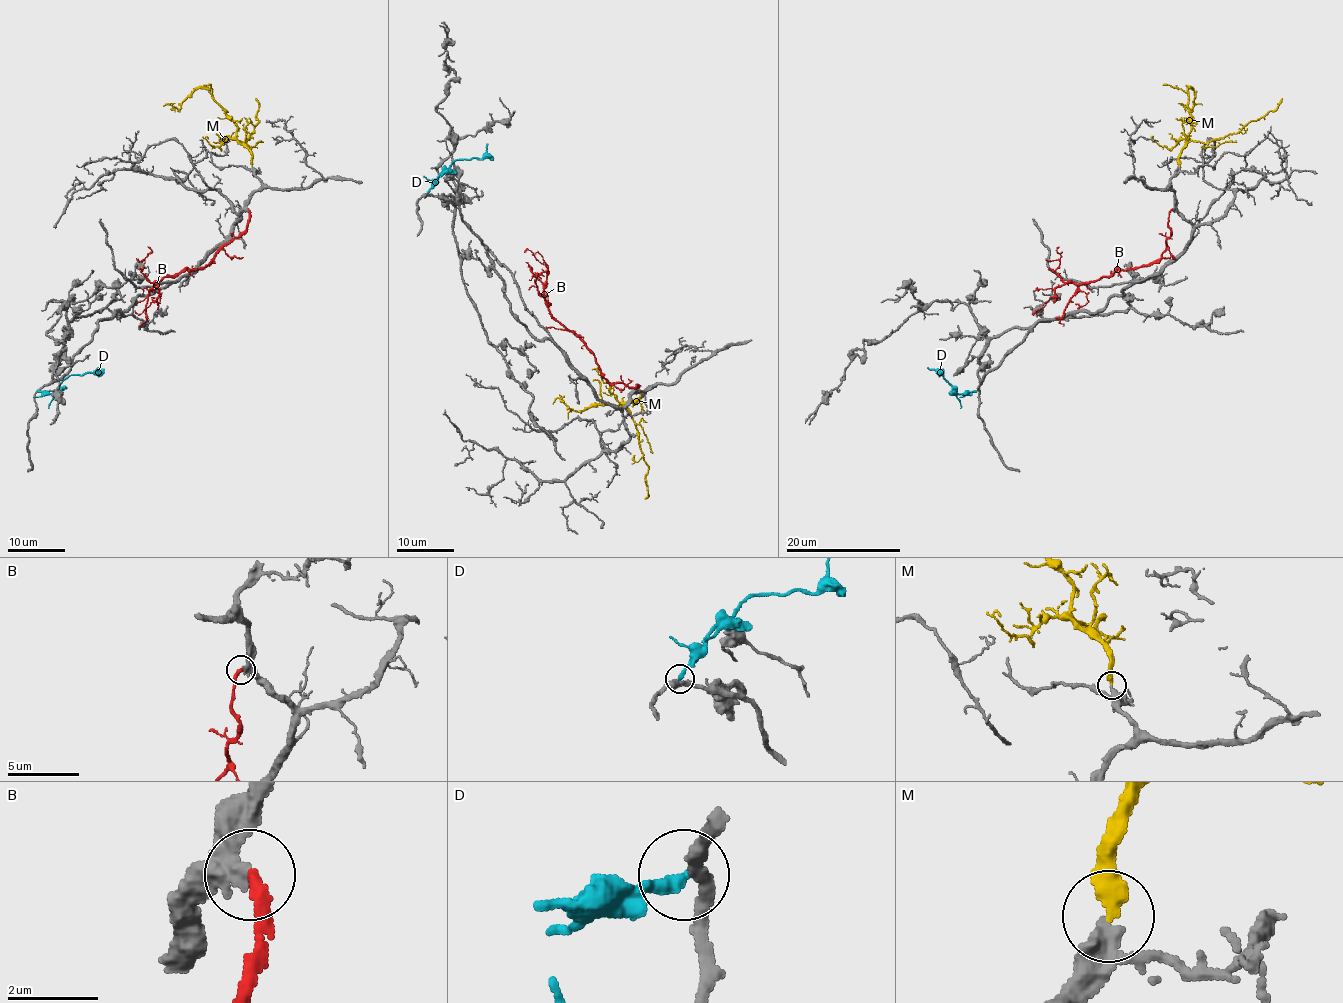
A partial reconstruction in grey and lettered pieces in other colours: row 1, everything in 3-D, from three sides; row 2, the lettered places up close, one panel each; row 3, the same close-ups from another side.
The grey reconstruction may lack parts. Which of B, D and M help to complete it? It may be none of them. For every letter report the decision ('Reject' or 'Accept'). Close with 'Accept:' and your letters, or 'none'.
B: Accept
D: Reject
M: Accept
Accept: B, M

